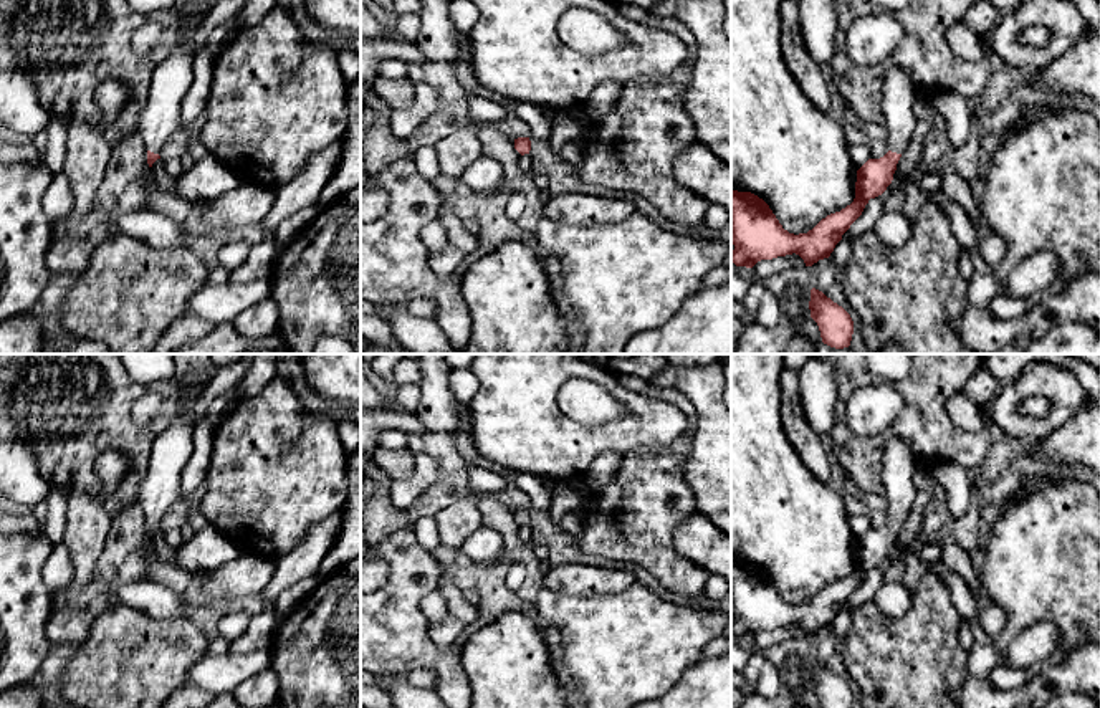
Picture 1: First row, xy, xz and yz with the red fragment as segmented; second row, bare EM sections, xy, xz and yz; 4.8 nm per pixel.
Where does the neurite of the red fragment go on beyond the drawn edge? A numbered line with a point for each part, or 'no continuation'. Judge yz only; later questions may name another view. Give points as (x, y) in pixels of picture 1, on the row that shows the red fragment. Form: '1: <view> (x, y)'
1: yz (899, 96)

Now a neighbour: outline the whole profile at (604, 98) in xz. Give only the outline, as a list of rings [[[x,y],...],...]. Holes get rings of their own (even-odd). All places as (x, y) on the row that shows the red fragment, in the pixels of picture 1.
[[[615,79],[600,83],[582,106],[581,114],[592,119],[609,114],[619,101],[622,86],[624,83]]]

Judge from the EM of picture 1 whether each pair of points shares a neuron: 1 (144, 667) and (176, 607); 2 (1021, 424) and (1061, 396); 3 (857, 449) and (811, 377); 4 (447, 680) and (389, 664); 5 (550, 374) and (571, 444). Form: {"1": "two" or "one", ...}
{"1": "two", "2": "one", "3": "two", "4": "one", "5": "one"}

